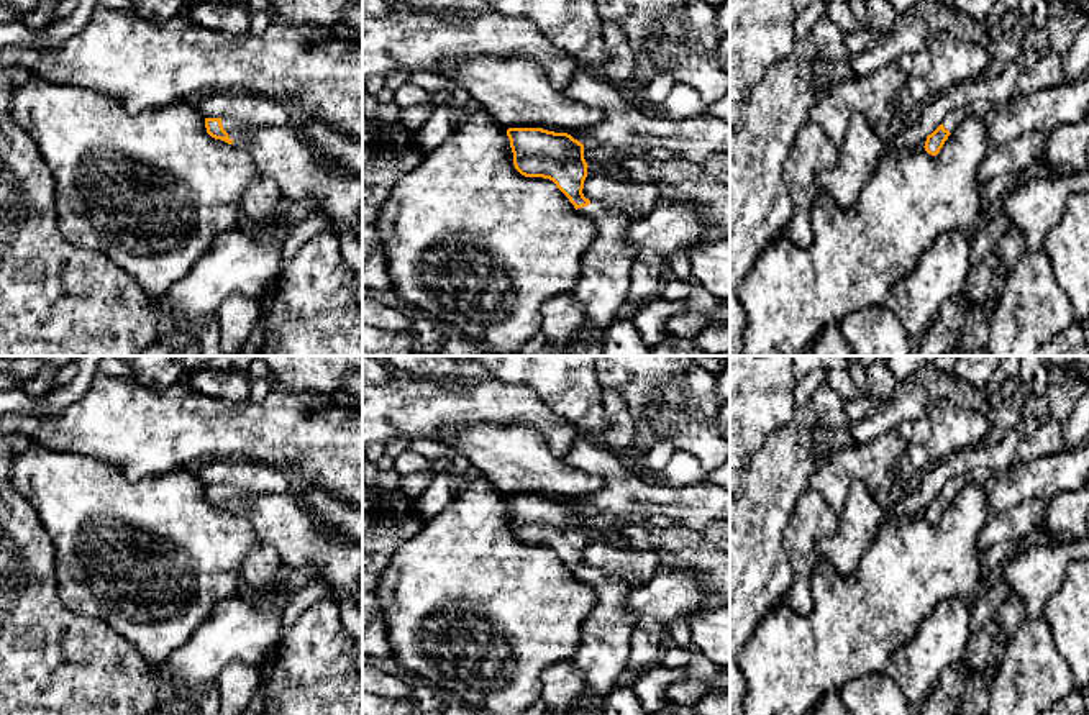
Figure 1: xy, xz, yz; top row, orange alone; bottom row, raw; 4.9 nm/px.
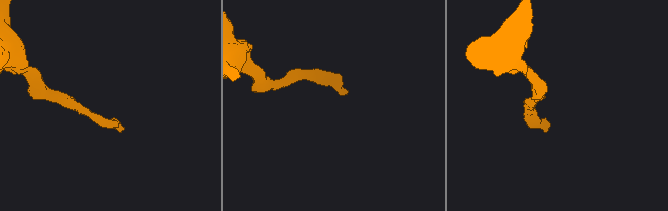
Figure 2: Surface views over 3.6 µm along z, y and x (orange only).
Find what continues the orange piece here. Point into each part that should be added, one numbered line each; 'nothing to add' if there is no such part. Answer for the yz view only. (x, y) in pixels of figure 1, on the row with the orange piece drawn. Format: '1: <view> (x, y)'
1: yz (1043, 110)

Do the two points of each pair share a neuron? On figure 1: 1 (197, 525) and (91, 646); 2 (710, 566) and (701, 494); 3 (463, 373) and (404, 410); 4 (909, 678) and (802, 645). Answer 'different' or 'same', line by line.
1: different
2: different
3: different
4: different

